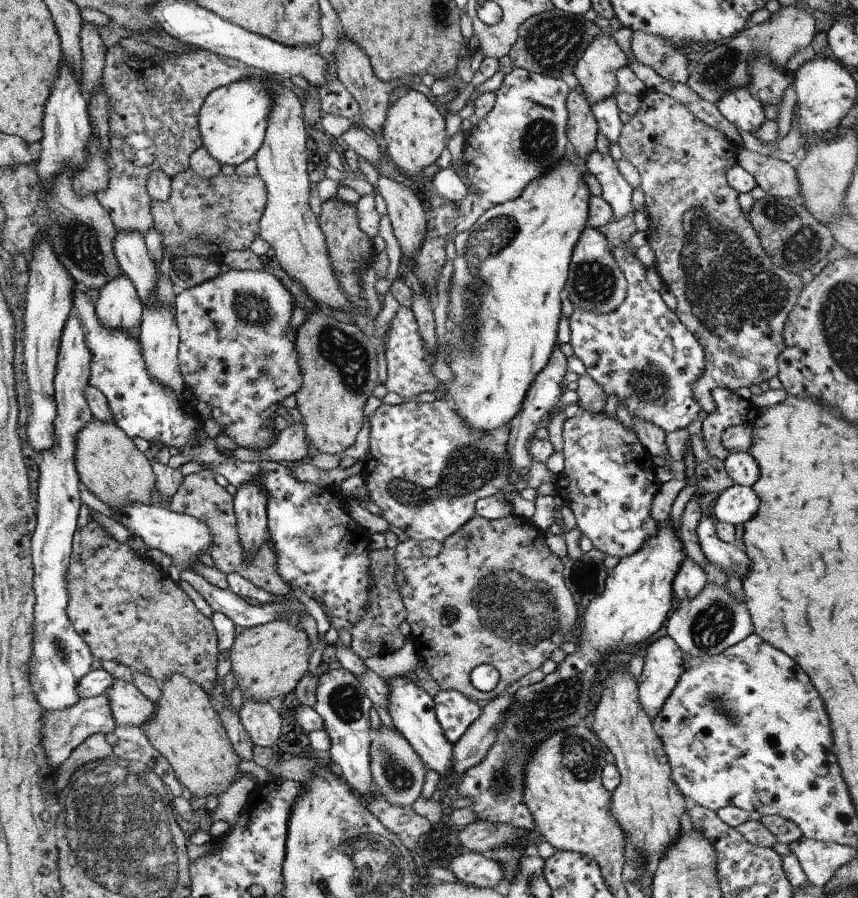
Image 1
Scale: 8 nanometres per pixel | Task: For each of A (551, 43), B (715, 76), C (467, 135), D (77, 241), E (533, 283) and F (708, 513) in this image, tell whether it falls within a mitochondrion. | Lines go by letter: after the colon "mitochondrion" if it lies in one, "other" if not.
A: mitochondrion
B: mitochondrion
C: other
D: mitochondrion
E: other
F: other

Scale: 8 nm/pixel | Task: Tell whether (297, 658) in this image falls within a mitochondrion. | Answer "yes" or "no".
no

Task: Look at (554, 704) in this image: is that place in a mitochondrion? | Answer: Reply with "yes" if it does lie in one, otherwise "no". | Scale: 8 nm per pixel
yes

